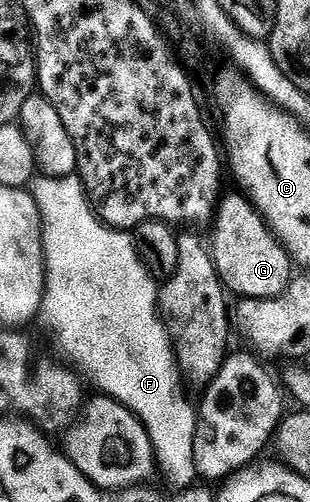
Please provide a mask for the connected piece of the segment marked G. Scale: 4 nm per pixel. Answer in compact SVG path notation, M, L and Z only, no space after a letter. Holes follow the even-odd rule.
M225 193L216 203L212 244L210 253L212 263L225 291L232 290L241 299L276 298L294 277L294 263L291 254L284 249L268 223L243 193ZM216 226L216 227L215 227Z

